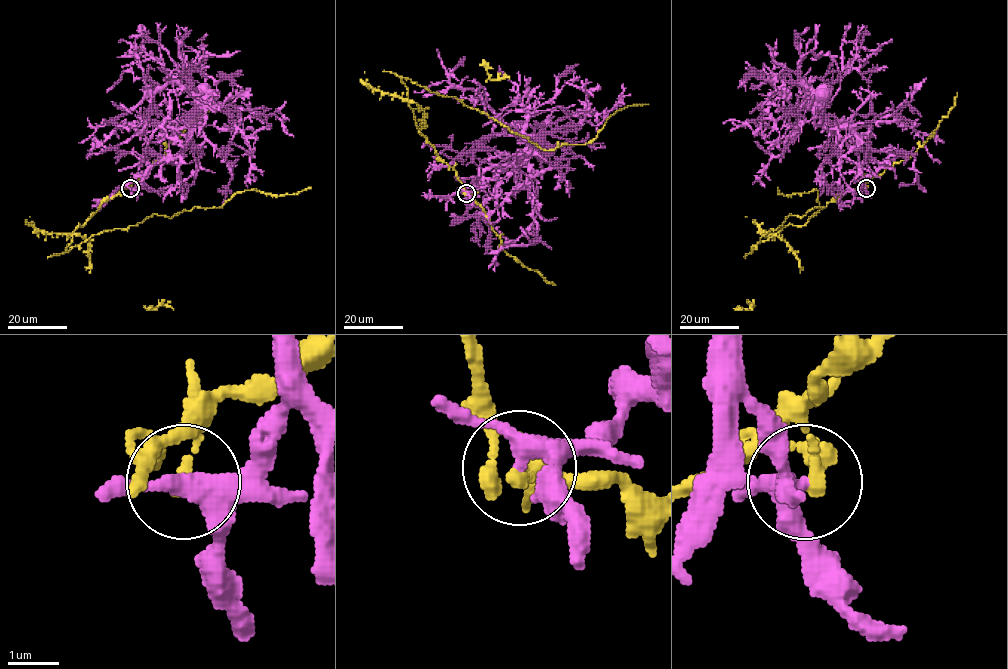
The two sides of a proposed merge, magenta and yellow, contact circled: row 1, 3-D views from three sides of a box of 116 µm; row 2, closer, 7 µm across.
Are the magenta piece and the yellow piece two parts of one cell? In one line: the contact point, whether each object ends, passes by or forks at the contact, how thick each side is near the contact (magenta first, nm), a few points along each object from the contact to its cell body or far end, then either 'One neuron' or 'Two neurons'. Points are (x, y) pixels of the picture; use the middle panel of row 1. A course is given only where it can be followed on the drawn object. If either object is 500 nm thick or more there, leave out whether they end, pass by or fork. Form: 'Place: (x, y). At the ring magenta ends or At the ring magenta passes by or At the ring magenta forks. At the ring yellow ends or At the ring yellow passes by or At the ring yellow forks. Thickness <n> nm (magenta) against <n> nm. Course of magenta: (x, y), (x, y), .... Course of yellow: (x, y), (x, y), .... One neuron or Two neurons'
Place: (466, 193). At the ring magenta passes by. At the ring yellow ends. Thickness 360 nm (magenta) against 260 nm. Course of magenta: (466, 193), (480, 187), (482, 178), (506, 179), (530, 152), (539, 146), (543, 150). Course of yellow: (466, 193), (456, 171), (419, 131), (402, 78), (453, 96), (545, 150), (591, 143), (616, 111), (648, 104). Two neurons

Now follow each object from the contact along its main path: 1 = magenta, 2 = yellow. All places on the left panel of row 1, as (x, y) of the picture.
1: (130, 187), (134, 186), (138, 167), (147, 154), (146, 142), (160, 142), (180, 121), (189, 121), (207, 93)
2: (130, 188), (79, 224), (67, 251), (154, 214), (220, 207), (245, 190), (311, 187)

